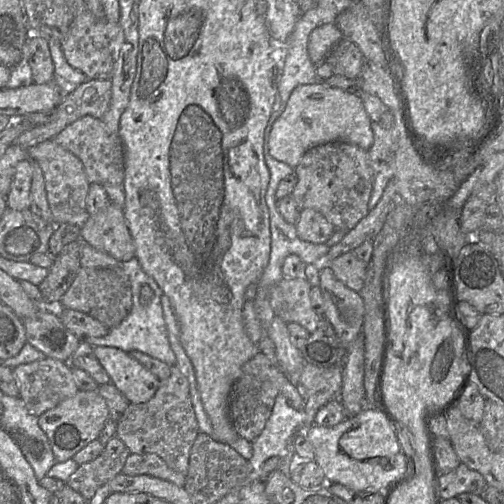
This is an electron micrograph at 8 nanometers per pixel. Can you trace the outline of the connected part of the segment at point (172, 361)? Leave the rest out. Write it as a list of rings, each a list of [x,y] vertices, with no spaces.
[[[136,258],[121,262],[124,272],[129,278],[133,296],[133,306],[129,315],[116,327],[102,337],[88,337],[84,340],[91,346],[111,346],[126,352],[138,350],[157,358],[170,367],[176,364],[176,357],[169,343],[168,329],[165,323],[161,296],[162,289],[156,281],[144,272]]]

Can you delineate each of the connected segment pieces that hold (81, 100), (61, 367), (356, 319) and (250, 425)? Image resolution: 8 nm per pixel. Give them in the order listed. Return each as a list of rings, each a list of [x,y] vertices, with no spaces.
[[[92,79],[79,84],[64,96],[49,121],[24,131],[13,143],[29,149],[52,139],[67,125],[83,116],[101,119],[110,105],[111,89],[110,79]]]
[[[45,357],[30,363],[20,364],[13,368],[13,373],[18,383],[19,396],[29,412],[37,417],[55,408],[79,391],[69,362],[55,358]]]
[[[330,267],[322,268],[319,276],[324,300],[323,316],[331,323],[347,351],[348,345],[362,332],[364,302],[358,292],[337,279]]]
[[[261,351],[247,361],[241,375],[234,383],[228,401],[228,412],[231,423],[238,435],[252,442],[264,430],[271,415],[277,395],[283,395],[287,404],[293,409],[304,409],[304,393],[290,383],[276,362],[272,362]]]

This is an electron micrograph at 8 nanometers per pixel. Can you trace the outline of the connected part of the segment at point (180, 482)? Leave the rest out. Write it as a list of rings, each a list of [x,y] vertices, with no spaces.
[[[130,453],[121,473],[129,476],[150,475],[179,487],[184,488],[185,485],[185,476],[171,469],[161,457],[154,453]]]

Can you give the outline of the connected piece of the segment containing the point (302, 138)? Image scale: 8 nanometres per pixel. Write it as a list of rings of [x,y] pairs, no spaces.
[[[318,81],[299,85],[293,90],[284,111],[272,125],[268,149],[272,157],[294,169],[303,155],[313,147],[342,141],[368,151],[373,144],[373,137],[371,119],[361,98]]]

